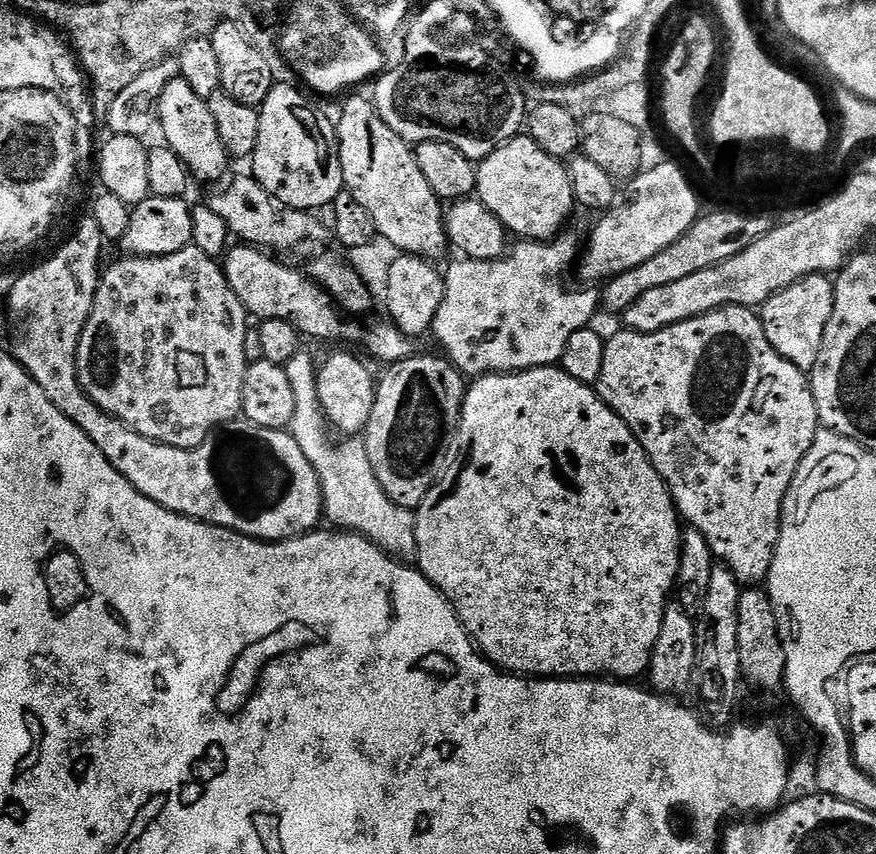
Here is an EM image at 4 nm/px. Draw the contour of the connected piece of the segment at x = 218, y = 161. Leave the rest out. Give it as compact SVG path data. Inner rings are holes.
M185 80L167 82L161 96L158 128L164 131L163 143L178 154L195 179L197 176L200 180L216 180L227 170L230 157L222 146L222 138L218 138L218 126L214 126L207 99L199 97Z

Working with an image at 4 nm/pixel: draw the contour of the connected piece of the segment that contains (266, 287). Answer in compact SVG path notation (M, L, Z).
M232 246L229 247L222 260L224 276L230 282L230 290L238 294L238 302L247 310L249 317L261 320L277 320L278 322L290 322L301 337L313 336L316 340L356 340L360 336L359 323L348 322L344 324L345 317L341 315L335 304L328 299L321 289L317 288L303 271L291 268L288 264L283 264L283 259L269 254L255 246Z

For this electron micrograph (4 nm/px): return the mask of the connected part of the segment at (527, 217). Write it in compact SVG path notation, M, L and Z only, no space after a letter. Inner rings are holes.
M517 134L504 144L499 144L485 160L479 161L476 169L475 195L504 224L513 237L526 240L549 241L560 235L564 224L577 207L567 167L559 159L542 150L538 142L528 134Z

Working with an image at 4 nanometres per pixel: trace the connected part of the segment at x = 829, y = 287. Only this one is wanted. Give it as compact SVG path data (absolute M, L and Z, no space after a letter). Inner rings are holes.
M827 275L807 276L782 290L778 290L759 309L758 315L762 326L766 330L766 338L786 362L794 362L798 370L805 374L811 373L812 367L818 362L818 350L822 350L822 338L826 334L826 326L830 322L830 314L834 314L834 294L836 289L833 281Z

